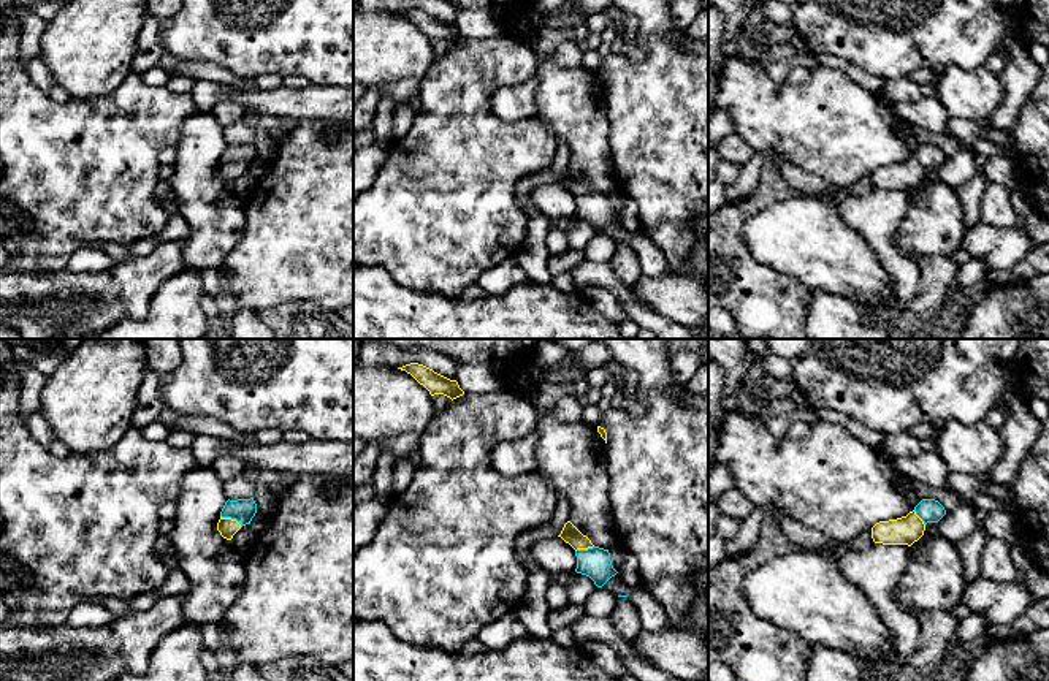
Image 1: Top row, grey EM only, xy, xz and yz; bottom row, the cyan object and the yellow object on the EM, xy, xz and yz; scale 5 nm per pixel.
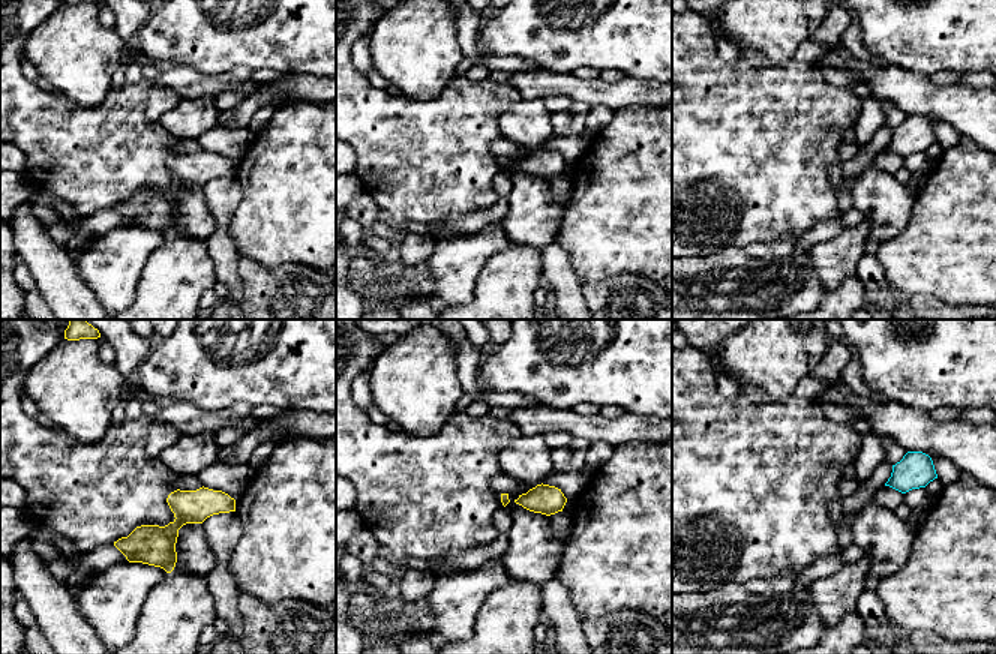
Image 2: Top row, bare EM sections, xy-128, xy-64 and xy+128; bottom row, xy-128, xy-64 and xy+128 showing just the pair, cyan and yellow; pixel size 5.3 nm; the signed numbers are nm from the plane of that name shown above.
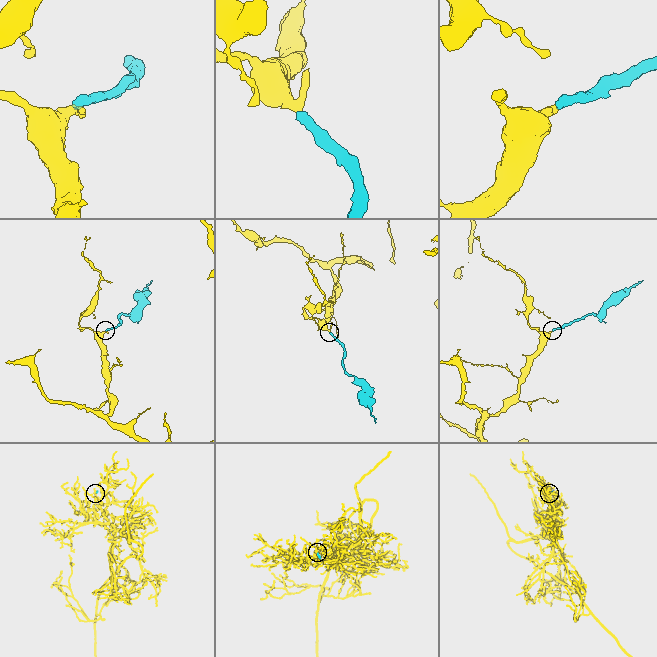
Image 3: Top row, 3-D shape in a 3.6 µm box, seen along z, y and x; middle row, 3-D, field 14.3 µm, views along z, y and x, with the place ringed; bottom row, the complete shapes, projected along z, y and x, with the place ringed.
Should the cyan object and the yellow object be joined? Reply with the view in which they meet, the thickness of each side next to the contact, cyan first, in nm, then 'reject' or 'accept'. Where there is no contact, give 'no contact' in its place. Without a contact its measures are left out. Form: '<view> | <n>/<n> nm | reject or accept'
xy | 120/90 nm | accept

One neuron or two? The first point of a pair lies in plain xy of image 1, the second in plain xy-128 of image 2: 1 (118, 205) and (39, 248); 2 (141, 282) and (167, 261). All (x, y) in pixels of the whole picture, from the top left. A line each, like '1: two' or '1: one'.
1: two
2: two

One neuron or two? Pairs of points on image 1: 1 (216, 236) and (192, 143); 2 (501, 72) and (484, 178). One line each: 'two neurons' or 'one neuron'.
1: one neuron
2: one neuron

